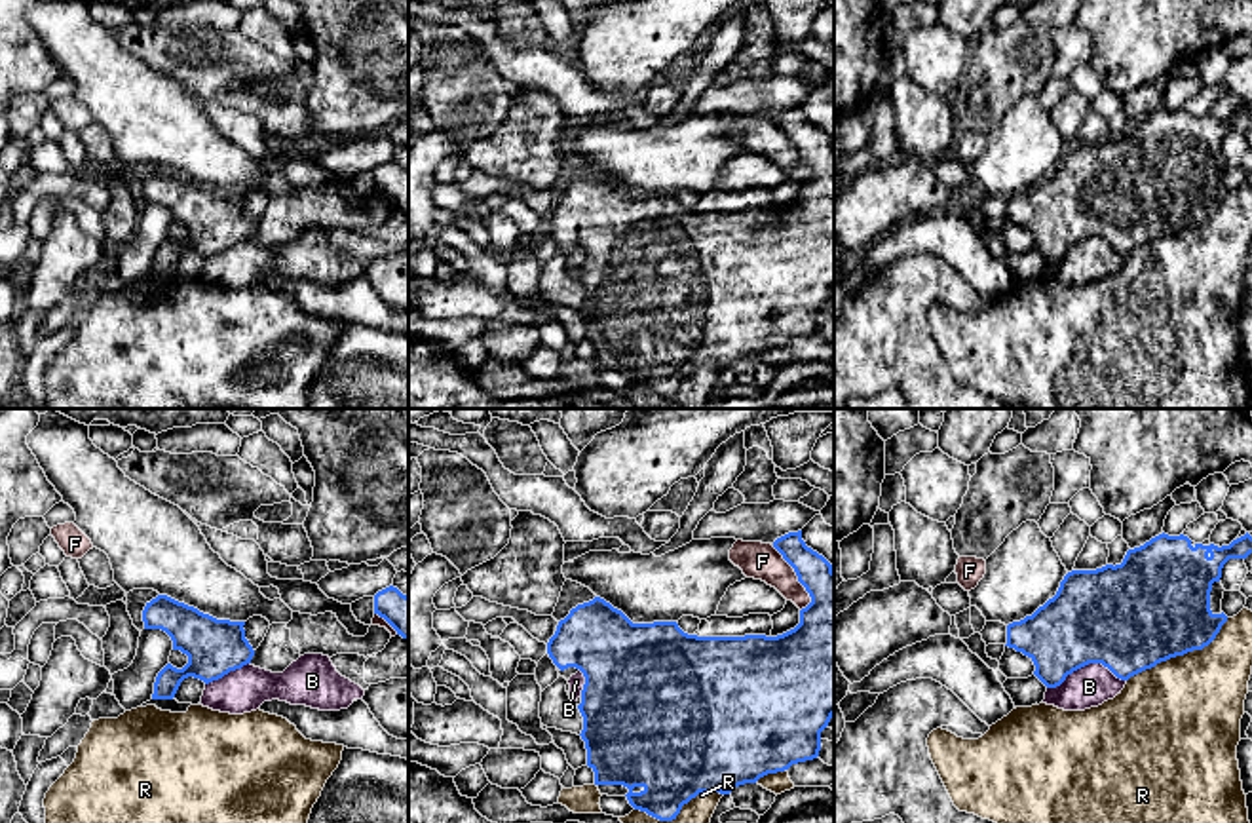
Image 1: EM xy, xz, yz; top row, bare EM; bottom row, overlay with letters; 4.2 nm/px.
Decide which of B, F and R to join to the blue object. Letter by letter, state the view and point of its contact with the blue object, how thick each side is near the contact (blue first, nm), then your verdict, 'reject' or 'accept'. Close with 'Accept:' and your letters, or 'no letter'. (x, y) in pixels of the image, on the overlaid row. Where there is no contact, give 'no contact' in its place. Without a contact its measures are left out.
B: yz (1085, 664) | 440/180 nm | reject
F: xz (798, 578) | 280/160 nm | reject
R: yz (1180, 654) | 460/480 nm | reject
Accept: no letter

